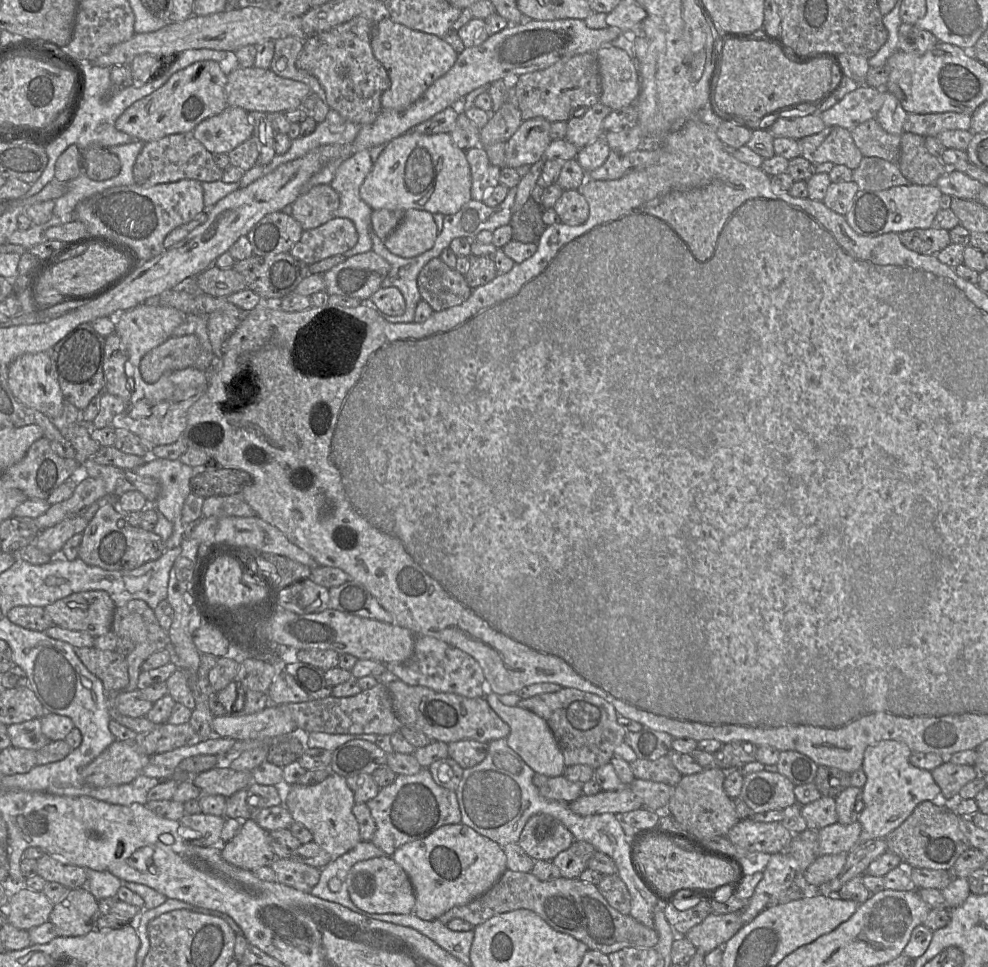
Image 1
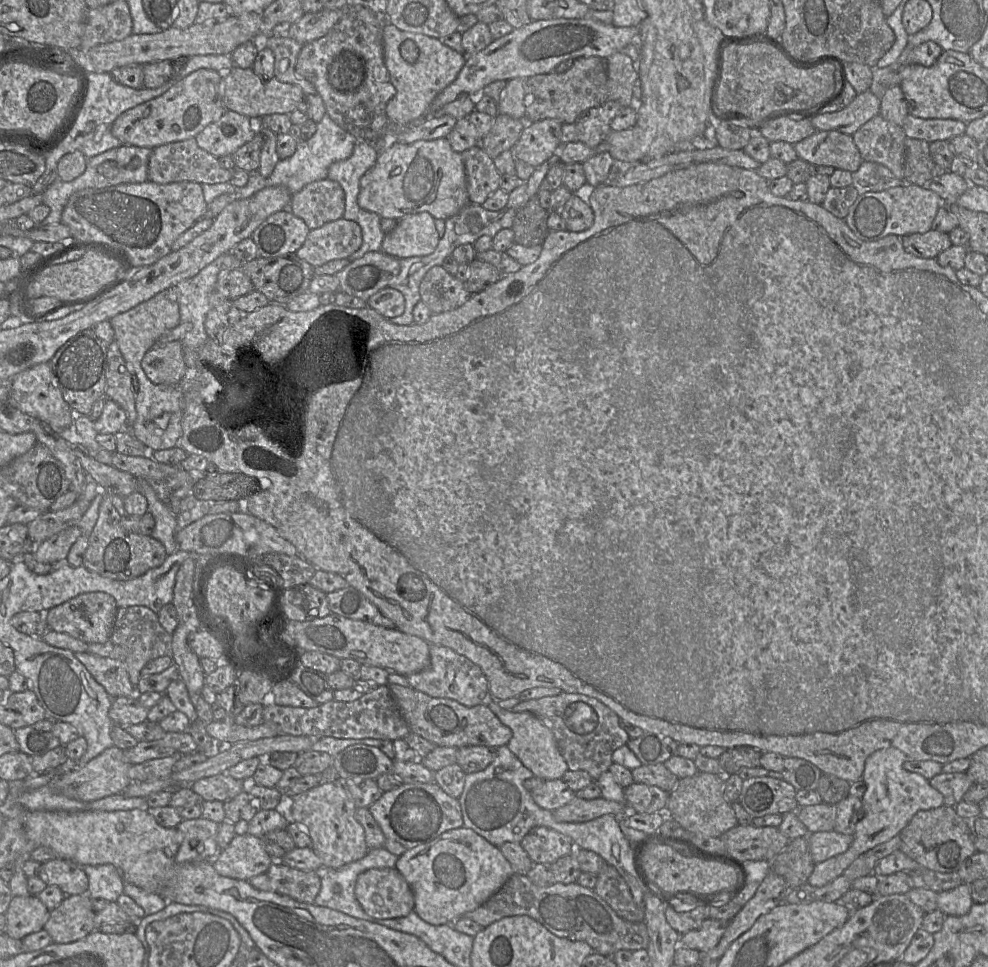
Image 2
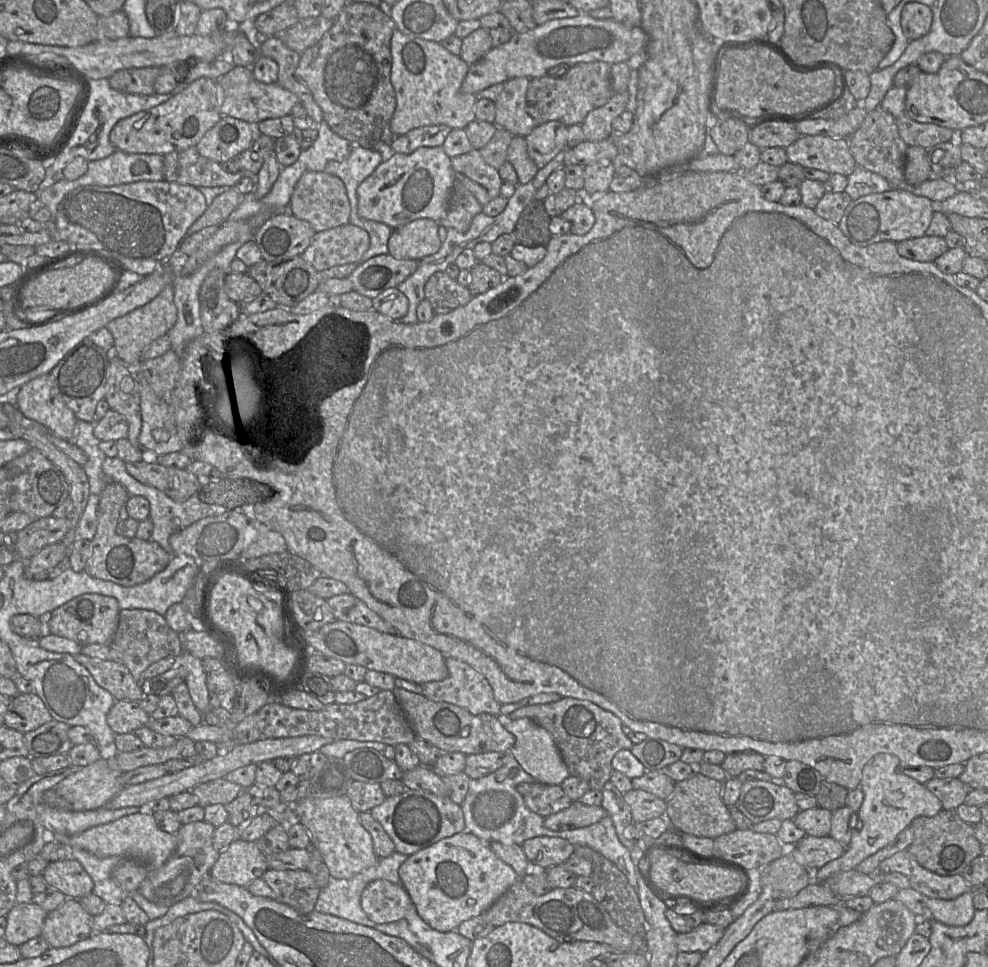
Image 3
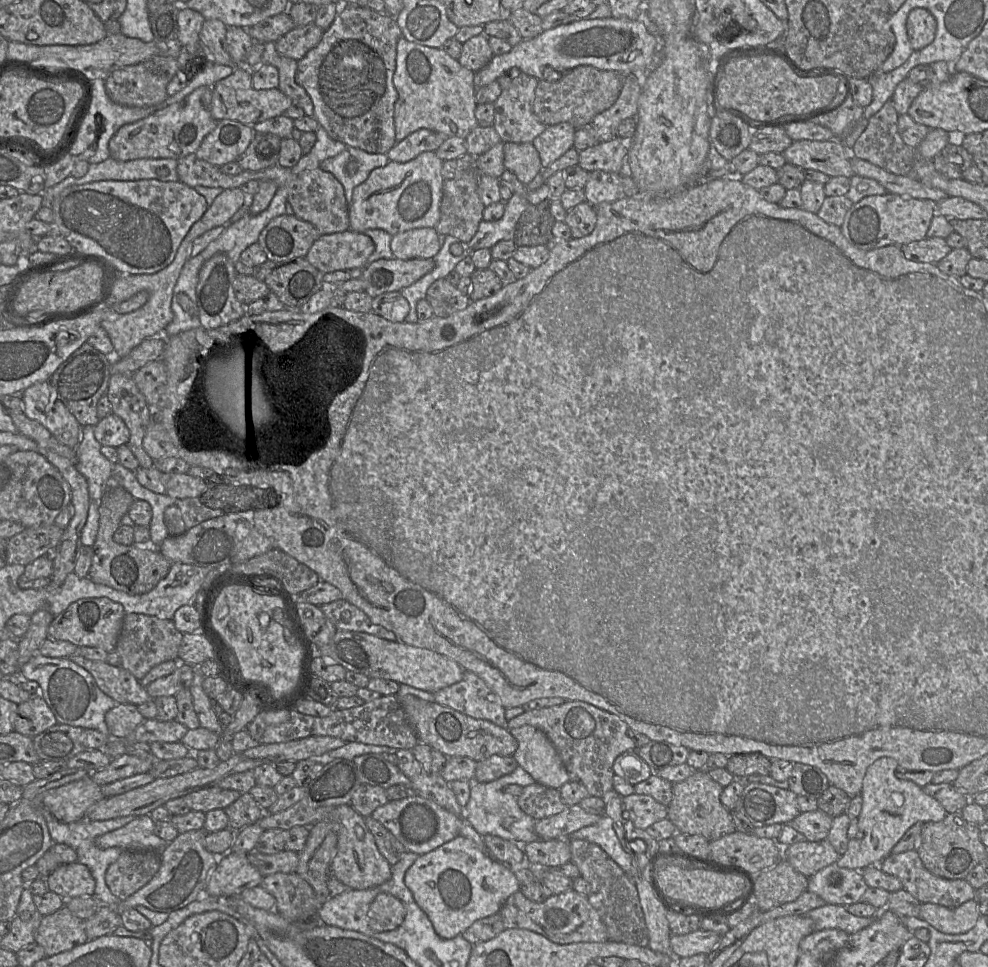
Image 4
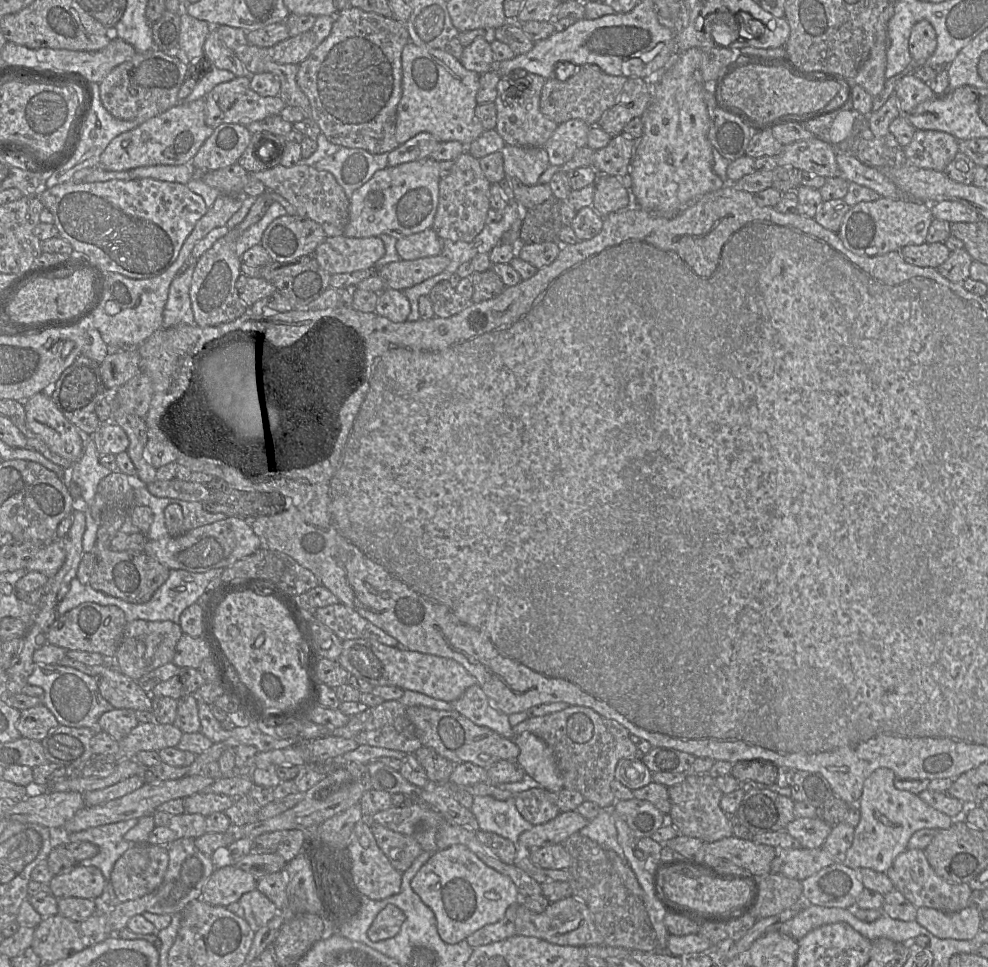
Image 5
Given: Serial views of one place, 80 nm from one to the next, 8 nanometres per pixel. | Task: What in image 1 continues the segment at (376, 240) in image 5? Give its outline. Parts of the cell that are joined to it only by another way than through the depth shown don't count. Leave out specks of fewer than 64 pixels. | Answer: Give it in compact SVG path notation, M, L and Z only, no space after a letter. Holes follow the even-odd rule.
M335 217L317 228L303 231L290 254L310 265L343 254L357 242L358 233L354 223L348 218Z

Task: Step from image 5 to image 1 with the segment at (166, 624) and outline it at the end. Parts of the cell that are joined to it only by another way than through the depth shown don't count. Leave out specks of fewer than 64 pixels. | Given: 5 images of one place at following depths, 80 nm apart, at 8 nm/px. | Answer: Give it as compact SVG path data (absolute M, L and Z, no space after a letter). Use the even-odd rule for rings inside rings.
M139 599L130 600L124 606L116 607L111 629L119 638L130 638L135 643L134 650L126 657L129 682L125 691L137 689L141 665L153 653L170 648L170 637L159 624L153 609Z

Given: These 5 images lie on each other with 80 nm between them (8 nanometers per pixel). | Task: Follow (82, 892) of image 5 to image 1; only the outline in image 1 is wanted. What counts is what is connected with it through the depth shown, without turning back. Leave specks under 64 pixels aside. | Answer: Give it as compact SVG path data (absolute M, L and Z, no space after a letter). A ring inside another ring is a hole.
M48 854L37 860L37 874L47 882L57 882L68 889L86 887L88 880L85 868L63 863Z

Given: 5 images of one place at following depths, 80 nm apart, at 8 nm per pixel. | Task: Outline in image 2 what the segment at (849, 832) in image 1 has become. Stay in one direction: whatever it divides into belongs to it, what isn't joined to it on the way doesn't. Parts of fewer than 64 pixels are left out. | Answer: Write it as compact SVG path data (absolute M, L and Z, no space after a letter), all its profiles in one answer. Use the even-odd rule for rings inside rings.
M835 830L808 834L809 850L815 864L846 852L853 842L853 835Z

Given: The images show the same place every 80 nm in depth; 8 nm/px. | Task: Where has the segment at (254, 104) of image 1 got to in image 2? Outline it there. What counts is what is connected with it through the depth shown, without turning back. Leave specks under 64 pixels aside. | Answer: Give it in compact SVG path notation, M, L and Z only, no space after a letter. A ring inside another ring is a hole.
M234 65L229 71L225 71L222 77L225 109L245 115L251 120L260 120L269 114L290 114L304 98L299 86L281 82L275 76L264 80L252 68L243 69Z

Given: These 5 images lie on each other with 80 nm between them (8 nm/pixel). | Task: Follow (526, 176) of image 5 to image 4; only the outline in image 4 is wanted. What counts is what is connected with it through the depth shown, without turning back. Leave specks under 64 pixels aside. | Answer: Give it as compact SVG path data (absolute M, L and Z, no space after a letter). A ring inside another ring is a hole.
M505 143L504 166L525 185L542 170L539 153L532 143Z

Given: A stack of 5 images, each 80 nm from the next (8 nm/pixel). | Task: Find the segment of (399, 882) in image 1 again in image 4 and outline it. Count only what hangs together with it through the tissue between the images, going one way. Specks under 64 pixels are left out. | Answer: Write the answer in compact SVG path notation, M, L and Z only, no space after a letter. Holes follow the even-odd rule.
M379 893L368 910L368 922L372 930L385 932L397 929L404 921L404 904L388 893Z

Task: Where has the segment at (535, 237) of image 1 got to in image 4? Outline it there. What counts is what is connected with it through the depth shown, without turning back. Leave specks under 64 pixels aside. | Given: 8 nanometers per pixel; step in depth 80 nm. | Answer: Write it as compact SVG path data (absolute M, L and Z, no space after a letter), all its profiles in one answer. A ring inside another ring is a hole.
M551 199L530 204L522 213L513 238L517 247L551 246L554 241L552 229L556 222L551 213Z

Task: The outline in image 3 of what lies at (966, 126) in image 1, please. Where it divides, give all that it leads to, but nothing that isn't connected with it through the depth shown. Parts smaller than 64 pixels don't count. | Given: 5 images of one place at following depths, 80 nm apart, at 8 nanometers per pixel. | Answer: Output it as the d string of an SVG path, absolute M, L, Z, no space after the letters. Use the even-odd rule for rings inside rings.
M906 114L895 118L898 132L908 146L920 146L929 149L939 143L956 140L957 132L937 124L921 123L912 120Z

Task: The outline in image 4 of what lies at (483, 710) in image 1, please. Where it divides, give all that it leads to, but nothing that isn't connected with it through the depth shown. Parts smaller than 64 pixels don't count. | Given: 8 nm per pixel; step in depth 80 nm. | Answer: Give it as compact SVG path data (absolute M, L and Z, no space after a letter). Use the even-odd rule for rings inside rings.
M414 695L397 697L418 741L440 751L446 757L463 756L479 762L493 755L513 756L517 740L507 728L488 720L475 719L453 708L420 699Z

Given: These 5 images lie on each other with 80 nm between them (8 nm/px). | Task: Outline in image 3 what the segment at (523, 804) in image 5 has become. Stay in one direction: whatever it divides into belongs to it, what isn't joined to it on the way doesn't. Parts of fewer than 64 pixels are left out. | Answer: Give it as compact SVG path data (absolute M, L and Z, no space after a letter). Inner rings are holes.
M534 782L531 790L523 797L526 806L544 818L570 807L573 802L561 785L540 782Z

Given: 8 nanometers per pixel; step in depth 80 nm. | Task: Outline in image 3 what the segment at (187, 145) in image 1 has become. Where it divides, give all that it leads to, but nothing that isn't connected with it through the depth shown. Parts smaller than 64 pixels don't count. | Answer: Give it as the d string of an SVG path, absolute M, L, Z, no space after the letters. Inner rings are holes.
M191 146L191 147L188 147L186 149L183 149L183 150L175 150L175 151L172 151L166 155L163 156L163 163L164 163L164 166L163 166L163 175L164 175L164 180L166 181L169 181L169 182L177 182L181 185L190 185L190 186L194 186L194 187L217 187L217 186L224 186L224 187L234 187L243 177L244 175L256 175L256 174L246 174L245 171L238 171L236 173L229 173L229 172L226 172L224 171L220 164L218 162L215 162L209 158L206 158L206 157L203 157L199 154L196 146Z

